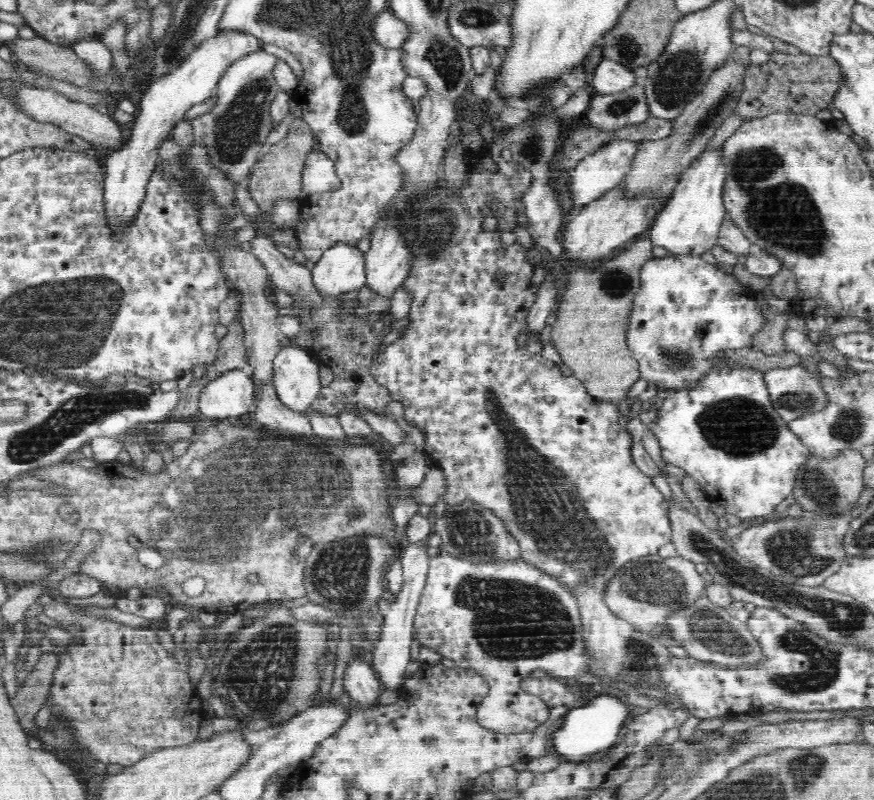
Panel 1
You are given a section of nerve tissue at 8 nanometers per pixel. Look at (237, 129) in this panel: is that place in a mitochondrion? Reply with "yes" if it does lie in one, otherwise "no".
yes

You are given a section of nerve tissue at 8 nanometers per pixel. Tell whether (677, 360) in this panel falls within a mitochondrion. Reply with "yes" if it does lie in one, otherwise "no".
yes

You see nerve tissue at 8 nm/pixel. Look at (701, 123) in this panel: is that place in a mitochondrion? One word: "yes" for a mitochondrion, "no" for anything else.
yes

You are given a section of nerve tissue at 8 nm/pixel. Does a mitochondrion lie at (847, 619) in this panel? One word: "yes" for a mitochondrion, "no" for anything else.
yes

